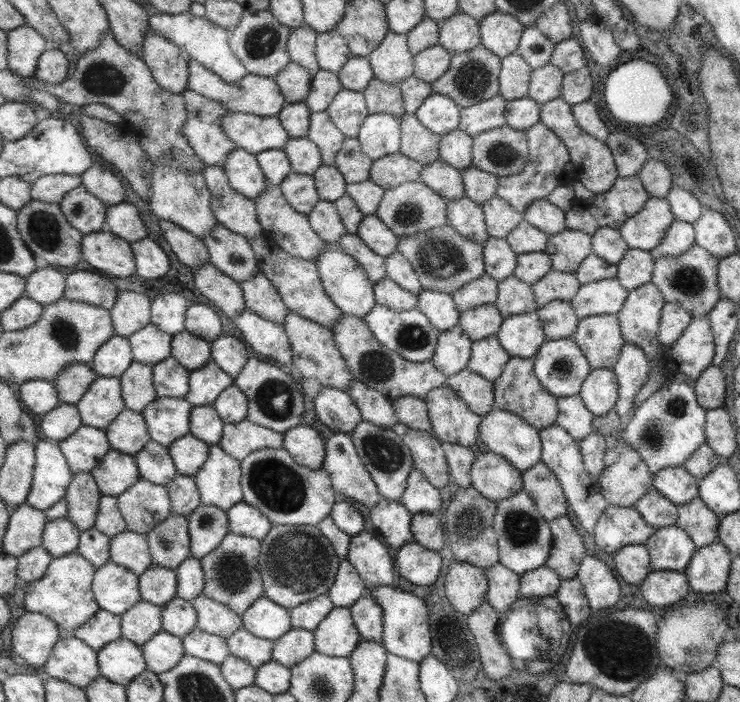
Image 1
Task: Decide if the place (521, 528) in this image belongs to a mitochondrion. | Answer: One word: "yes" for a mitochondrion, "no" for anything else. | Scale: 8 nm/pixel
yes

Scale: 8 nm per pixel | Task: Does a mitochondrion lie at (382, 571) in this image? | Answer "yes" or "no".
no

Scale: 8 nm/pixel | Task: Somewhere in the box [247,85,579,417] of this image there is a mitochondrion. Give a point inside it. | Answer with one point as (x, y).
(441, 259)

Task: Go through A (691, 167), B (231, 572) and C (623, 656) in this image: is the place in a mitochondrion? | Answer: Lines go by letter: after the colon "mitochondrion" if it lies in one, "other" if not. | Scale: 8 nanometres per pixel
A: other
B: mitochondrion
C: mitochondrion

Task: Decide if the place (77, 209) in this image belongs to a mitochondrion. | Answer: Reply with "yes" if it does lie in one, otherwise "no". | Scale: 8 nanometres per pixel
yes

